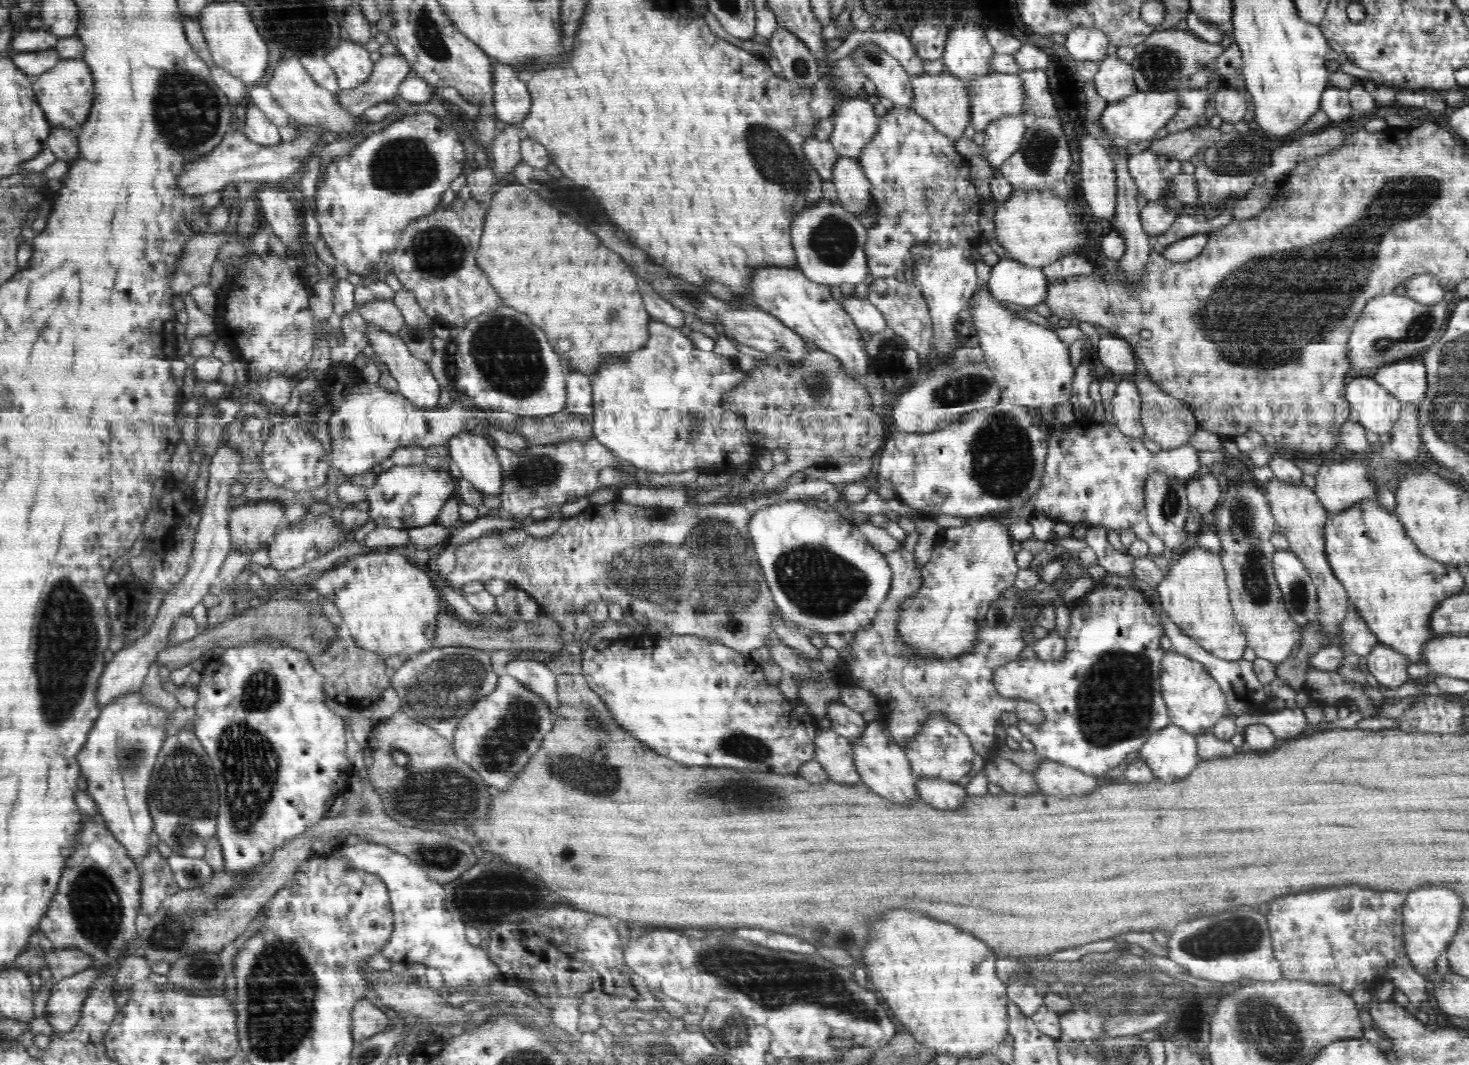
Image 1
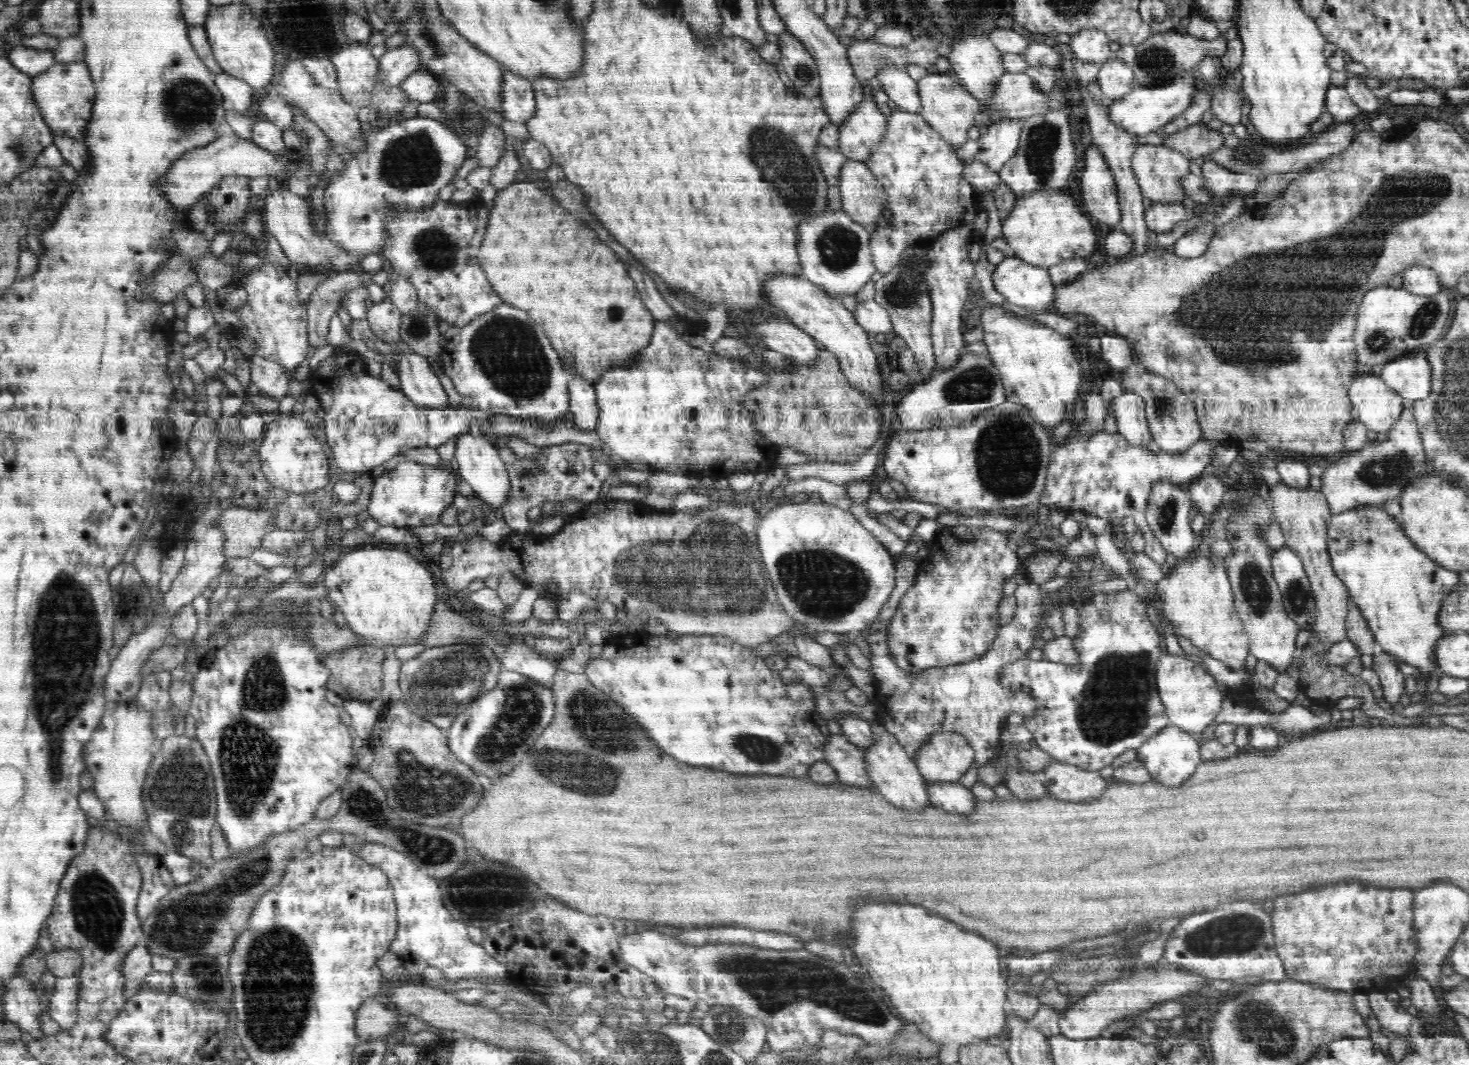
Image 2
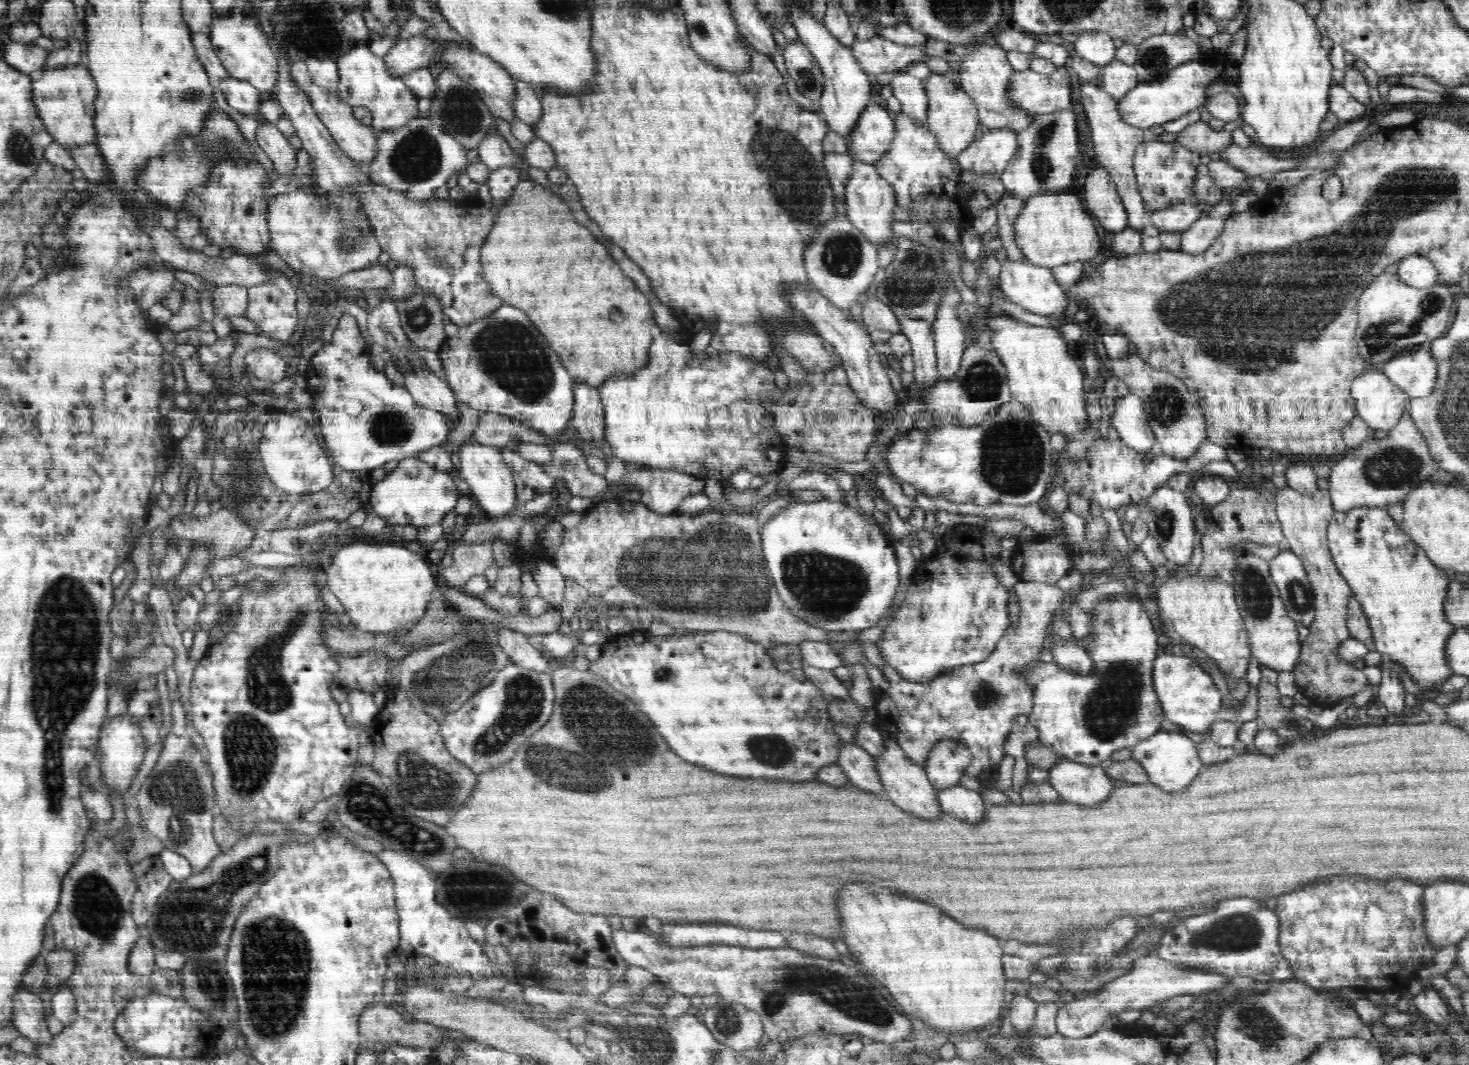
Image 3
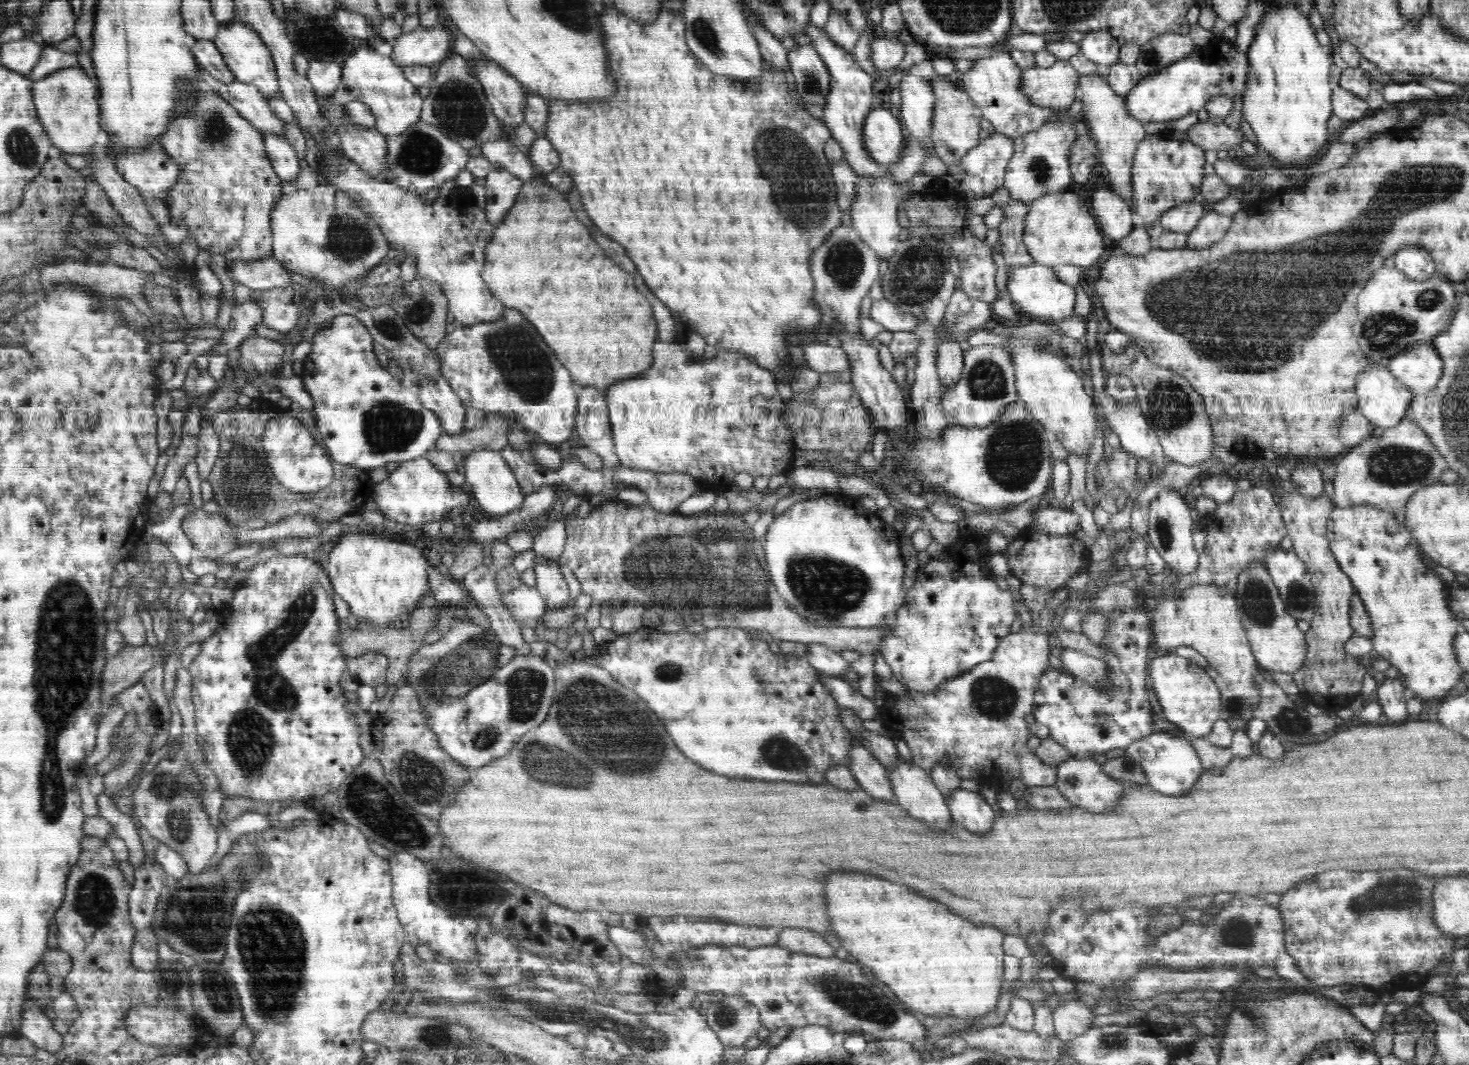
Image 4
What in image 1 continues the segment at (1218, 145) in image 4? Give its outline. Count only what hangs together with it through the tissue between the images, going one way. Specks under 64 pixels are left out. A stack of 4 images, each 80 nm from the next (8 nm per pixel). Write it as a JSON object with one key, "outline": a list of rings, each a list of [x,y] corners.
{"outline":[[[1210,126],[1191,127],[1178,133],[1170,133],[1166,138],[1154,138],[1149,148],[1154,151],[1154,155],[1168,156],[1180,162],[1190,161],[1196,154],[1214,146],[1222,134],[1222,131]]]}

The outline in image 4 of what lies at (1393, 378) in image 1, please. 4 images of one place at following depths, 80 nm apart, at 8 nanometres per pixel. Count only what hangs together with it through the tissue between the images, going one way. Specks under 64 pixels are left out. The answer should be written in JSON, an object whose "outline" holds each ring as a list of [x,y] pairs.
{"outline":[[[1422,342],[1410,352],[1396,354],[1388,370],[1414,395],[1428,394],[1436,388],[1443,362],[1432,342]]]}

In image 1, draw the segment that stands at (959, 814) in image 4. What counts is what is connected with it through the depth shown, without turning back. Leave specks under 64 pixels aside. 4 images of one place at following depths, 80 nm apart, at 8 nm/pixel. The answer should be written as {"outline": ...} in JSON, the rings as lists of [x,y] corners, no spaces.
{"outline":[[[918,778],[916,790],[920,800],[940,810],[960,808],[962,804],[965,804],[965,798],[969,795],[965,787],[958,783],[937,778]]]}

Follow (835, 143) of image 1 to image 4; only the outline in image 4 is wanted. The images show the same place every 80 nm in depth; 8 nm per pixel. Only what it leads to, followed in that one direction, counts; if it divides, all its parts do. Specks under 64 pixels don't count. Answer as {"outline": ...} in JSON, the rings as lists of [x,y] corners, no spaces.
{"outline":[[[875,105],[863,122],[862,141],[872,161],[888,166],[898,160],[906,146],[906,132],[901,119],[888,106]]]}

